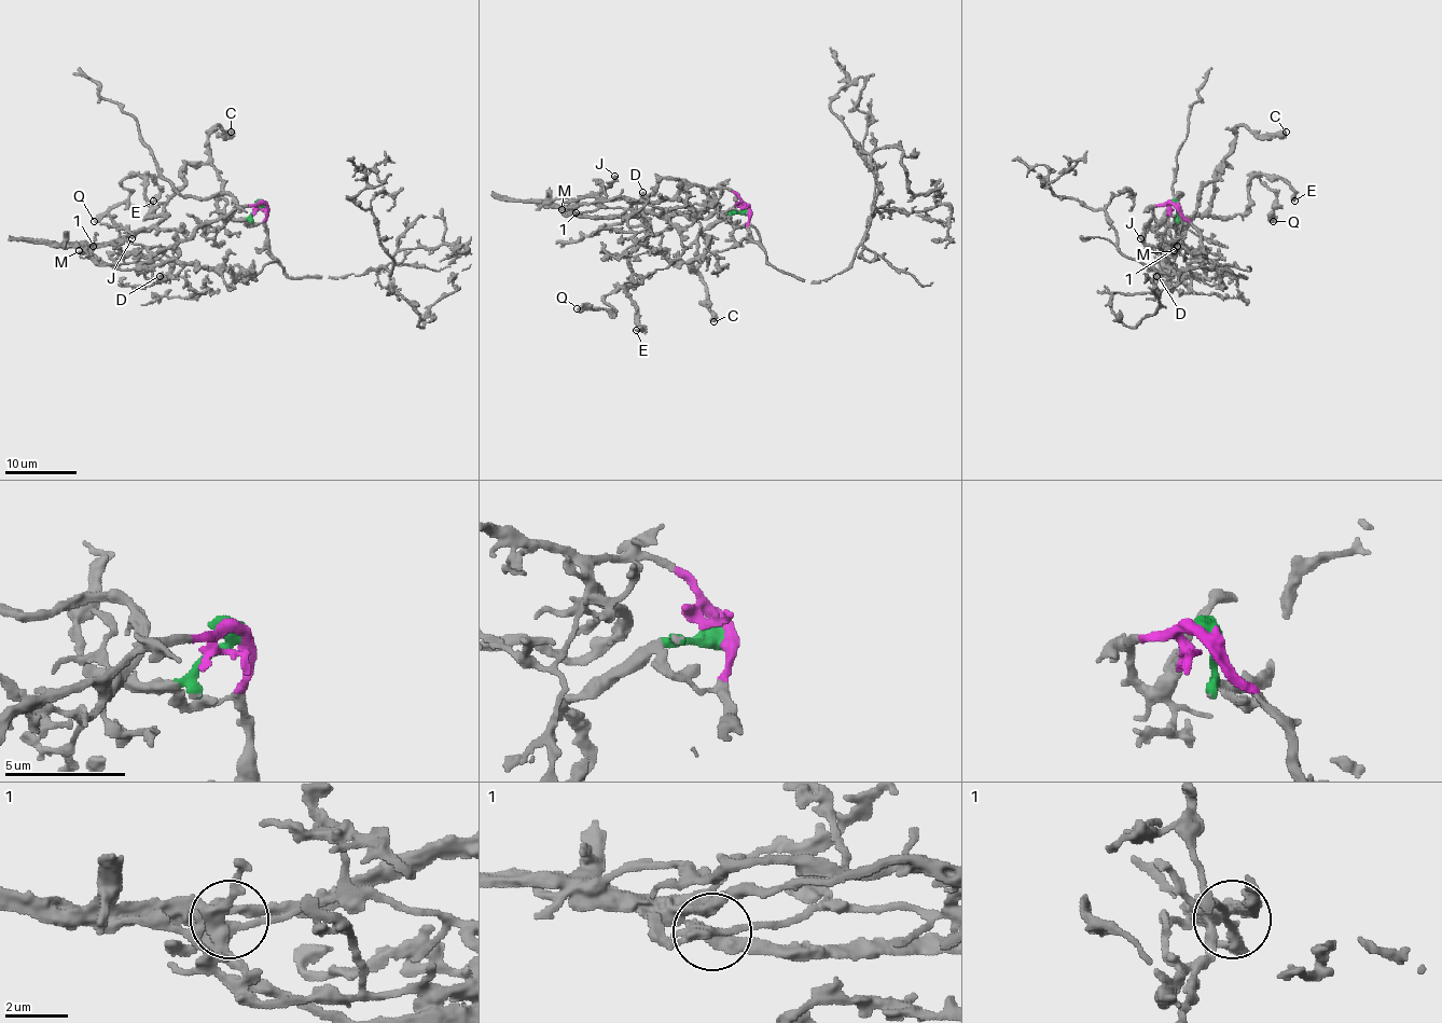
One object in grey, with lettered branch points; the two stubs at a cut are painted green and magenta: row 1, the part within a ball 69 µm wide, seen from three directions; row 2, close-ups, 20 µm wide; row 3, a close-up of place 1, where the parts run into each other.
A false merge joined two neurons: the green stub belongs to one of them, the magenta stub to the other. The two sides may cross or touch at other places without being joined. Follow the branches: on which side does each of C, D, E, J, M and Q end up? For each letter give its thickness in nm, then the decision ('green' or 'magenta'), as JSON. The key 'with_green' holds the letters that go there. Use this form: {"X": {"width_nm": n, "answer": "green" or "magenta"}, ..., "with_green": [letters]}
{"C": {"width_nm": 700, "answer": "green"}, "D": {"width_nm": 240, "answer": "magenta"}, "E": {"width_nm": 360, "answer": "green"}, "J": {"width_nm": 320, "answer": "magenta"}, "M": {"width_nm": 200, "answer": "magenta"}, "Q": {"width_nm": 550, "answer": "green"}, "with_green": ["C", "E", "Q"]}

